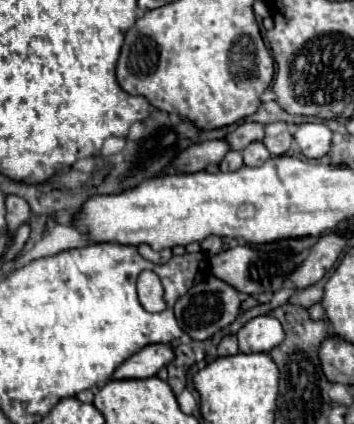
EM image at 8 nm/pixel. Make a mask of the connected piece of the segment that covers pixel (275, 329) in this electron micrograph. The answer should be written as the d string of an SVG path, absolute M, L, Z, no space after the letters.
M260 315L250 319L238 333L238 347L242 353L268 353L282 343L284 331L276 317Z

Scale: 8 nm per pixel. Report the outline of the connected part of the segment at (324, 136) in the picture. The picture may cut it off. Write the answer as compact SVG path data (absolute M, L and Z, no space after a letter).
M304 123L294 131L294 139L300 145L300 151L308 159L320 159L330 151L332 131L324 123Z

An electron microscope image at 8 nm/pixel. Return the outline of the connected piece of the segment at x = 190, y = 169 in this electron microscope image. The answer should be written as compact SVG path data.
M204 141L182 151L172 165L184 173L196 173L210 165L220 165L228 151L230 145L226 145L226 141Z

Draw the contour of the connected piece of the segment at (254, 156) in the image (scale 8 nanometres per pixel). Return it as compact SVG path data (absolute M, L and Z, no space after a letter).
M256 141L256 143L250 143L250 145L242 151L242 157L244 157L244 165L248 165L248 167L258 167L258 165L262 165L266 159L270 159L270 153L268 153L268 149L264 147L264 143Z

